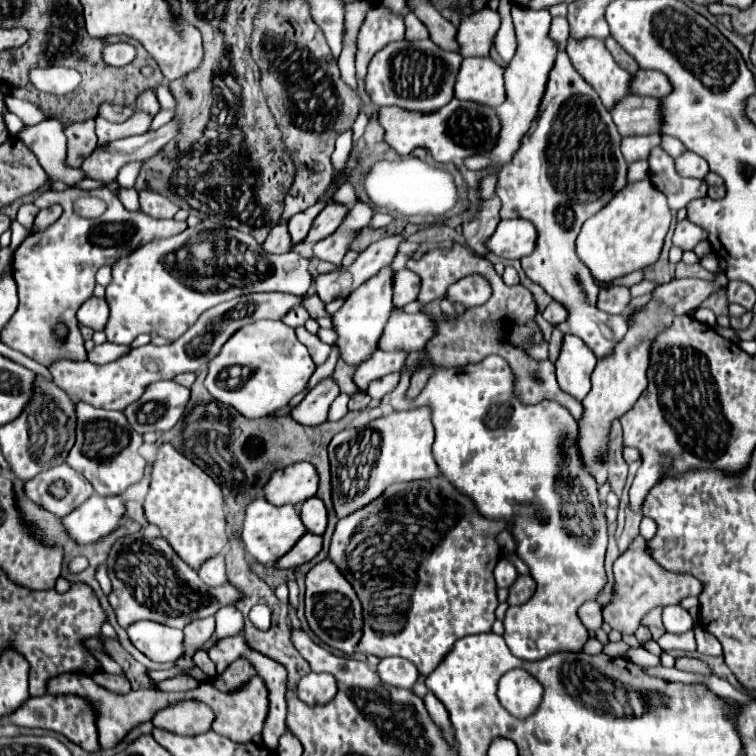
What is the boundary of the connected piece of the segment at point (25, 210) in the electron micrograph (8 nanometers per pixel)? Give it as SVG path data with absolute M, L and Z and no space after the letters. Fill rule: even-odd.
M22 204L20 206L20 210L18 210L18 216L16 216L16 220L26 228L26 230L32 230L32 226L34 226L34 220L36 220L36 214L40 212L40 208L38 206L34 206L34 204Z

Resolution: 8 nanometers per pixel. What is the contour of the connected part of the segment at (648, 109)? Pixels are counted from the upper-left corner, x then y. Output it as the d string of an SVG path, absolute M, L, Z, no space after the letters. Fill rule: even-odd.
M628 94L610 110L612 120L622 136L654 134L660 126L658 98Z

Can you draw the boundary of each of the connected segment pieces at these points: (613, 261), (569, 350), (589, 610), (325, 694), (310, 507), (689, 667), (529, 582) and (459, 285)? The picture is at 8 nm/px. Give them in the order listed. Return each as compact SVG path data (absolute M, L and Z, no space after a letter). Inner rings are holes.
M650 180L632 182L624 186L624 190L604 206L604 210L584 222L576 240L576 254L590 268L596 280L612 282L618 276L642 270L658 260L670 220L672 214L664 194L660 194Z
M566 334L560 356L556 360L558 384L564 392L582 400L590 392L590 374L596 366L596 356L580 338Z
M586 602L580 608L580 620L584 622L584 626L590 630L590 633L595 637L595 632L598 628L602 628L602 608L598 602Z
M310 672L298 682L296 688L298 698L308 706L322 706L330 702L336 694L336 680L330 674L314 674Z
M310 498L300 508L300 518L304 520L304 528L310 534L322 534L326 530L326 506L320 498Z
M688 656L678 658L678 660L676 660L676 668L686 670L686 672L702 672L702 674L708 674L708 672L710 672L710 670L708 670L708 666L706 666L704 662L694 660L694 658L688 658Z
M518 576L514 584L508 588L508 604L518 606L518 604L528 602L534 590L536 590L536 582L530 576Z
M470 274L468 278L454 282L446 292L446 300L450 304L462 304L466 310L482 306L484 302L488 302L490 296L490 282L486 282L486 278L480 274Z

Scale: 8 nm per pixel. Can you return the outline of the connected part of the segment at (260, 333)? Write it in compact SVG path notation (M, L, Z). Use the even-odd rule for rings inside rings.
M258 320L236 330L236 334L232 334L232 338L222 346L220 354L208 364L206 388L218 402L236 408L246 418L260 418L286 408L296 394L306 390L314 370L316 364L306 346L296 338L294 328L284 322ZM232 366L242 368L242 380L218 382L218 374Z

